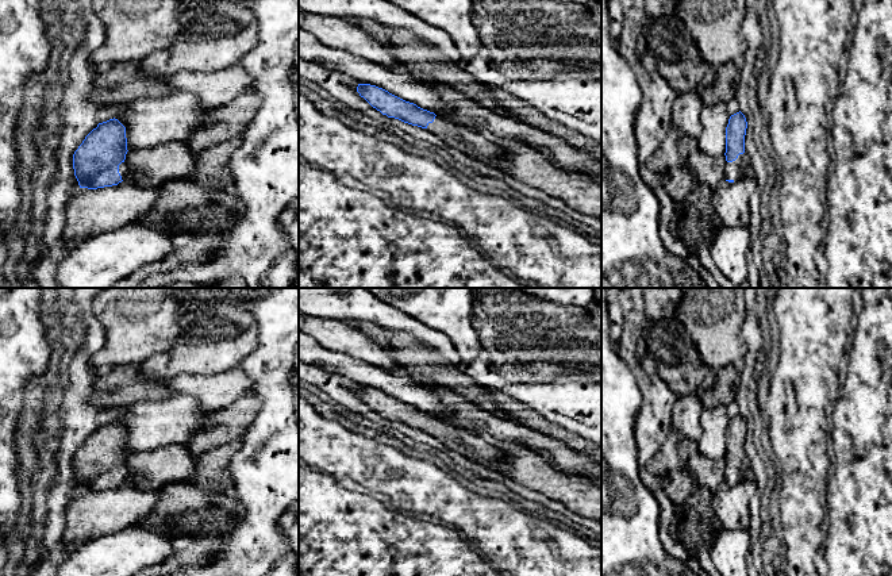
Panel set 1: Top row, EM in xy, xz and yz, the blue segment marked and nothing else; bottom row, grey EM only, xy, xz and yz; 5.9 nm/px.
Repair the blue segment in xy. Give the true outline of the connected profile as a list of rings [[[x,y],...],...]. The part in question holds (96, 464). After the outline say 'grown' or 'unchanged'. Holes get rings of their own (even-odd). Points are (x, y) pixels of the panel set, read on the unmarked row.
[[[118,422],[99,426],[73,457],[80,491],[97,492],[128,484],[126,430]]]; grown

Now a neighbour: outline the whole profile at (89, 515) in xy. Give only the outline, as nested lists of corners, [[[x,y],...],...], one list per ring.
[[[130,484],[97,492],[78,491],[65,510],[62,541],[74,548],[132,527],[154,512],[158,498],[157,491],[137,489]]]

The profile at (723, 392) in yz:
[[[734,365],[724,366],[716,372],[715,384],[699,395],[704,408],[728,406],[735,402],[739,388],[739,372]]]

